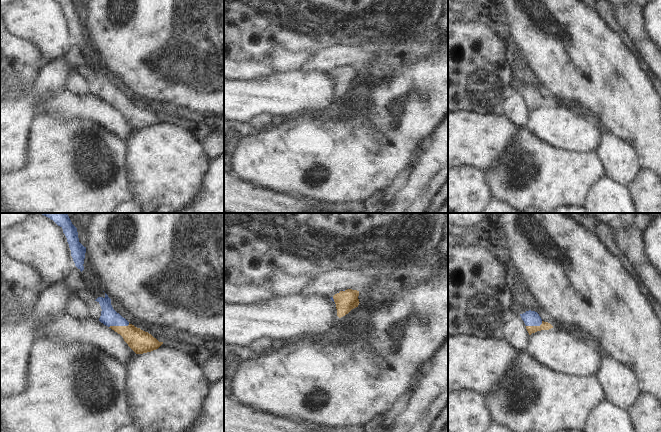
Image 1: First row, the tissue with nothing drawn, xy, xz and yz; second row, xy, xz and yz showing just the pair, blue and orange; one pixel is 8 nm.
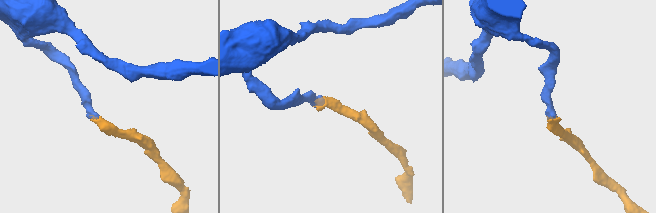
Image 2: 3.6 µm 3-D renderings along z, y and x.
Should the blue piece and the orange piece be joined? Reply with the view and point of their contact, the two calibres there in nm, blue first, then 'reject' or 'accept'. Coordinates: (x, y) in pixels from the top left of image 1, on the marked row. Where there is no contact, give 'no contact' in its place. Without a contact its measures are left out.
contact xy (119, 325); calibres 140 and 180 nm; accept

